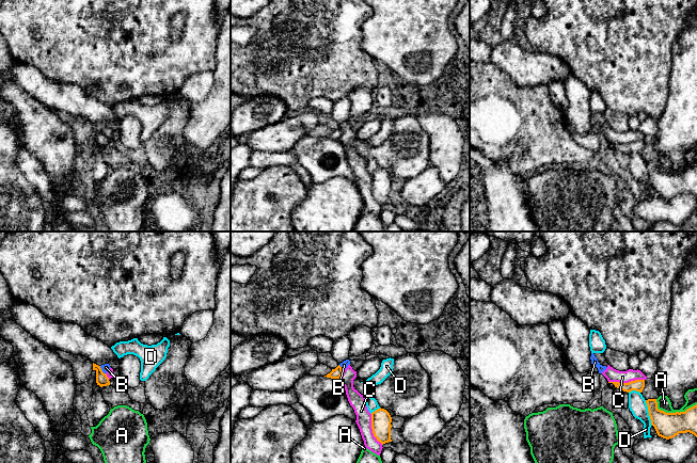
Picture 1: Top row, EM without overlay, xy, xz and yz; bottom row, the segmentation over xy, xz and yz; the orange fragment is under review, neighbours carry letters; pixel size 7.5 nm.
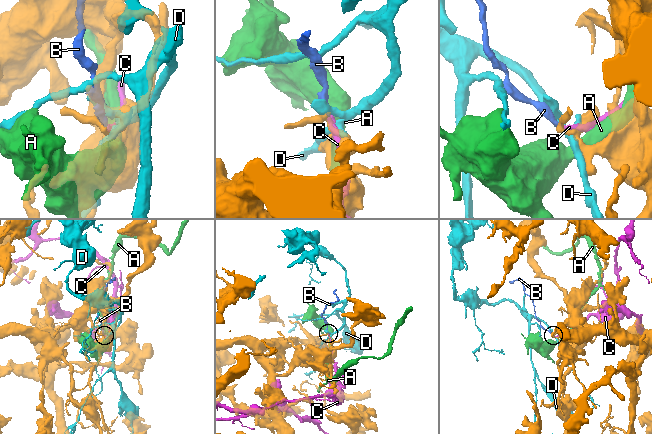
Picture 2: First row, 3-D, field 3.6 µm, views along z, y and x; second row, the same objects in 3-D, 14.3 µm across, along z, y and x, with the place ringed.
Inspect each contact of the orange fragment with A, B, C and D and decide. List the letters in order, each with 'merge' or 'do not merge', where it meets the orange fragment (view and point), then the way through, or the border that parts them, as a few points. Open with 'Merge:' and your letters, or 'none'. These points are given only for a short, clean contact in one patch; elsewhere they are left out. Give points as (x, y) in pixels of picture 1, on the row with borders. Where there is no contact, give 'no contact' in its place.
Merge: none
A: do not merge; contact yz (672, 413)
B: do not merge; contact xz (341, 367); border xz (338, 365), (343, 369)
C: do not merge; contact yz (626, 383)
D: do not merge; contact yz (649, 413)

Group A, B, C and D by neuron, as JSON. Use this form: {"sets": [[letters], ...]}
{"sets": [["A"], ["B", "C"], ["D"]]}

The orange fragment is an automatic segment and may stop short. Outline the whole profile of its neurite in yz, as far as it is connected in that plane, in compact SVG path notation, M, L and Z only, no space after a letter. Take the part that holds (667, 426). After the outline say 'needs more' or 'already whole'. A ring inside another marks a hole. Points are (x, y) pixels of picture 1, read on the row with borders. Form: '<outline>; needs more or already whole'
M656 399L646 400L651 425L659 436L669 440L690 432L697 437L697 404L685 412L666 413L658 409Z; already whole

